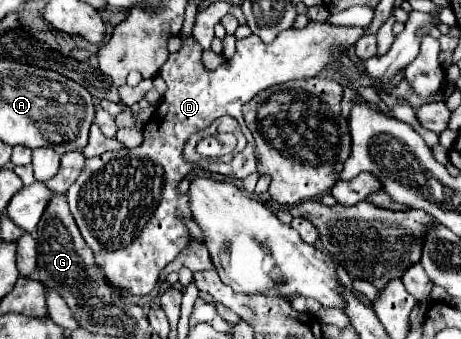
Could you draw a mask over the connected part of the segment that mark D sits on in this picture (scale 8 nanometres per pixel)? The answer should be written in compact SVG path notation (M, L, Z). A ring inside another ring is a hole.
M310 21L304 29L282 31L268 45L256 35L238 41L236 55L214 71L202 65L202 49L194 39L188 39L178 53L172 53L160 67L160 77L166 81L168 89L160 107L144 127L142 145L86 159L80 177L66 191L76 225L106 277L132 295L148 295L156 287L158 273L186 247L186 241L190 239L188 223L194 221L194 215L190 213L188 193L180 193L178 185L194 169L194 165L188 165L182 159L184 143L192 133L206 129L222 115L232 115L248 139L246 149L234 155L230 163L200 167L206 167L212 173L216 169L216 173L230 179L248 177L256 171L256 159L254 137L244 123L242 107L272 85L318 75L326 63L338 59L346 47L360 37L362 27L336 27L324 21Z

